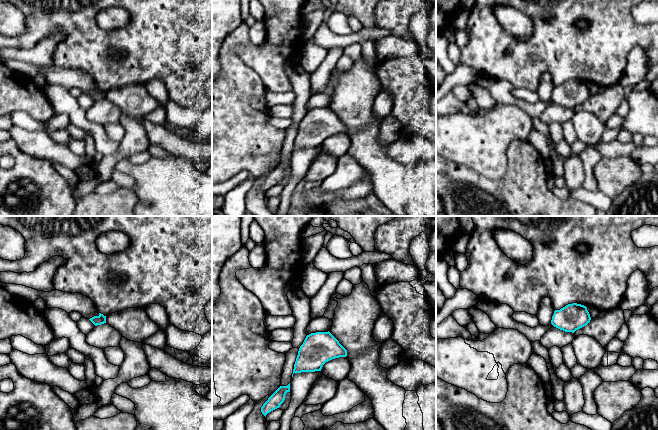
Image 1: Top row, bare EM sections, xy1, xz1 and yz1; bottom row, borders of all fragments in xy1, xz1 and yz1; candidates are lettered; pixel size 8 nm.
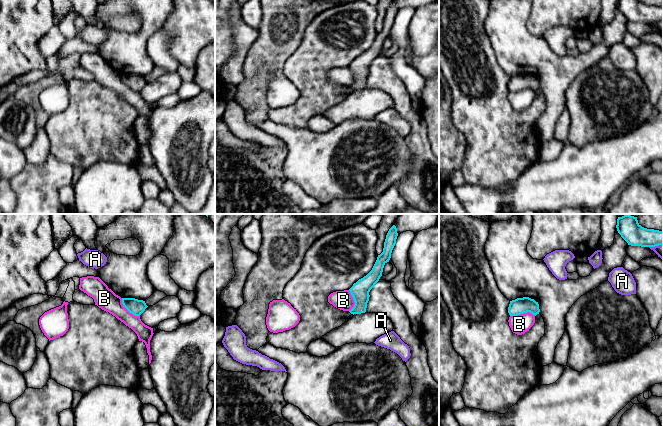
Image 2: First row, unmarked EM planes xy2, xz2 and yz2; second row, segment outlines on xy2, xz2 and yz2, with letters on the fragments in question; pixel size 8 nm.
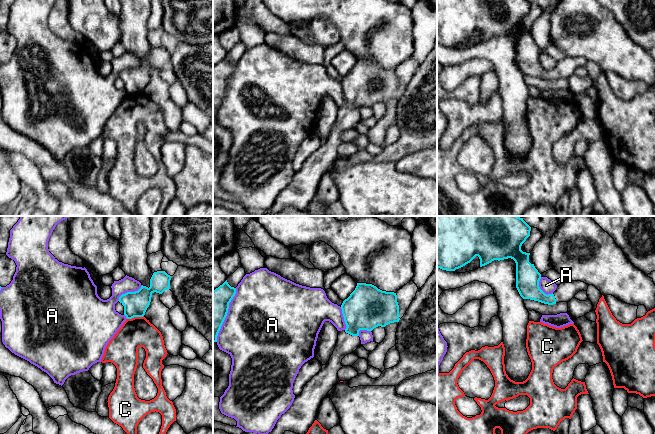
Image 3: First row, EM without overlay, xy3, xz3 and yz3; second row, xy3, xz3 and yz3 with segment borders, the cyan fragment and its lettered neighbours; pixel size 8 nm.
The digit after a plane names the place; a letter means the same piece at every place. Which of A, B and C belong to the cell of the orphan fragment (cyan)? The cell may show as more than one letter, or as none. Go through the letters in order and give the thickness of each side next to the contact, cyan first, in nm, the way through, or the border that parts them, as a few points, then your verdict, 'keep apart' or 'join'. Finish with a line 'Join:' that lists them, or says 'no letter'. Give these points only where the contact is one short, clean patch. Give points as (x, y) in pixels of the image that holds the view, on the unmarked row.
A: 190 nm thick on the cyan side, 180 nm on the other; keep apart
B: 130 nm thick on the cyan side, 150 nm on the other; keep apart
C: 190 nm thick on the cyan side, 240 nm on the other; border along xy3 (143, 91), (127, 95); keep apart
Join: no letter

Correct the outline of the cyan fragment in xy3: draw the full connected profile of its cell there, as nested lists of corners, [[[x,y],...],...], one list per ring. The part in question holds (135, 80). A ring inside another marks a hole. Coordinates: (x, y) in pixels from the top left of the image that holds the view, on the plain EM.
[[[165,47],[154,48],[150,55],[150,63],[141,62],[138,67],[127,68],[119,73],[119,78],[124,82],[124,91],[127,95],[143,93],[150,81],[154,68],[162,70],[170,65],[171,52]]]

